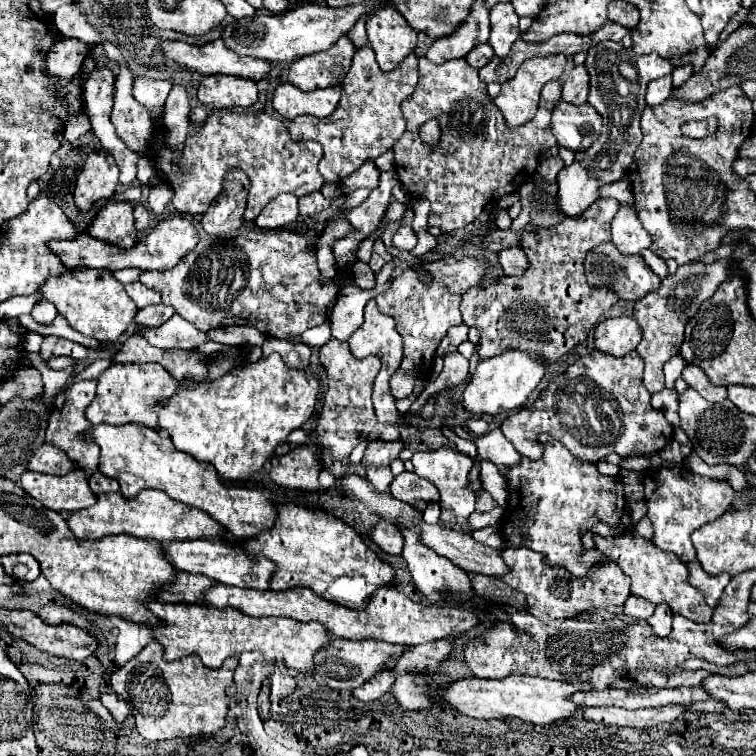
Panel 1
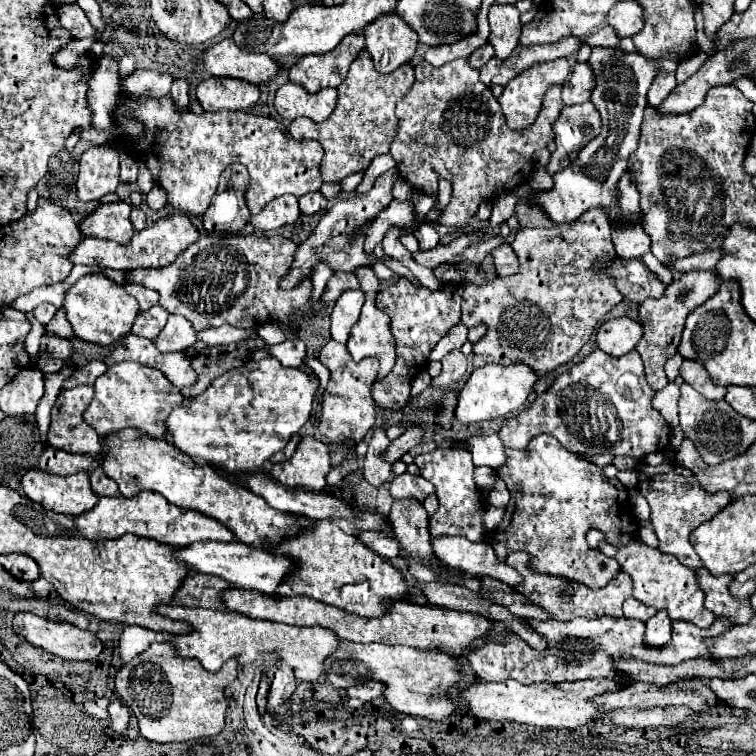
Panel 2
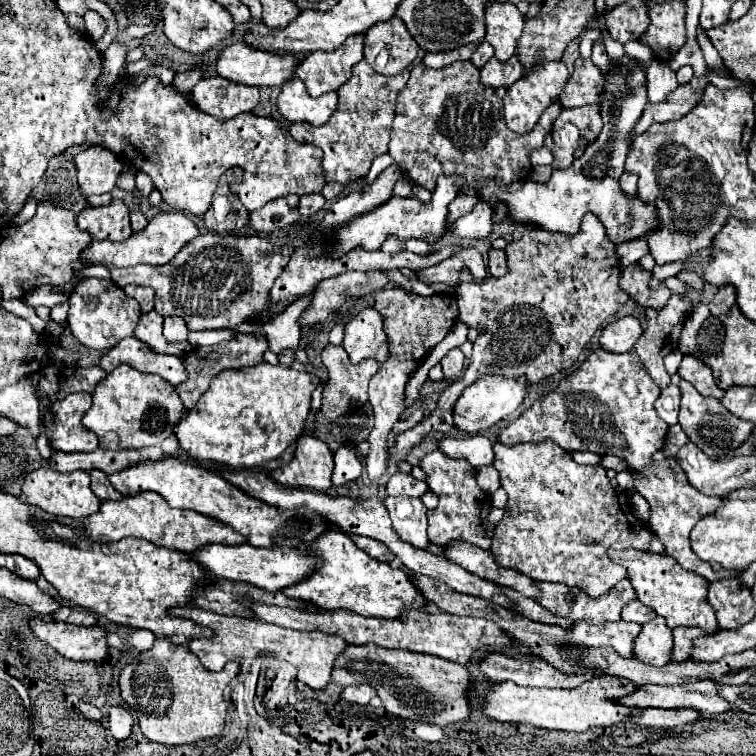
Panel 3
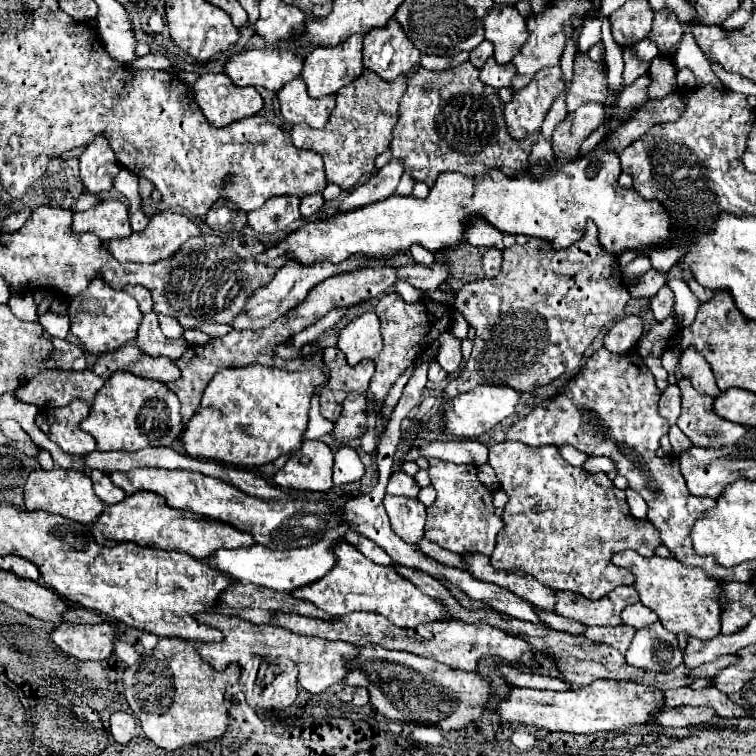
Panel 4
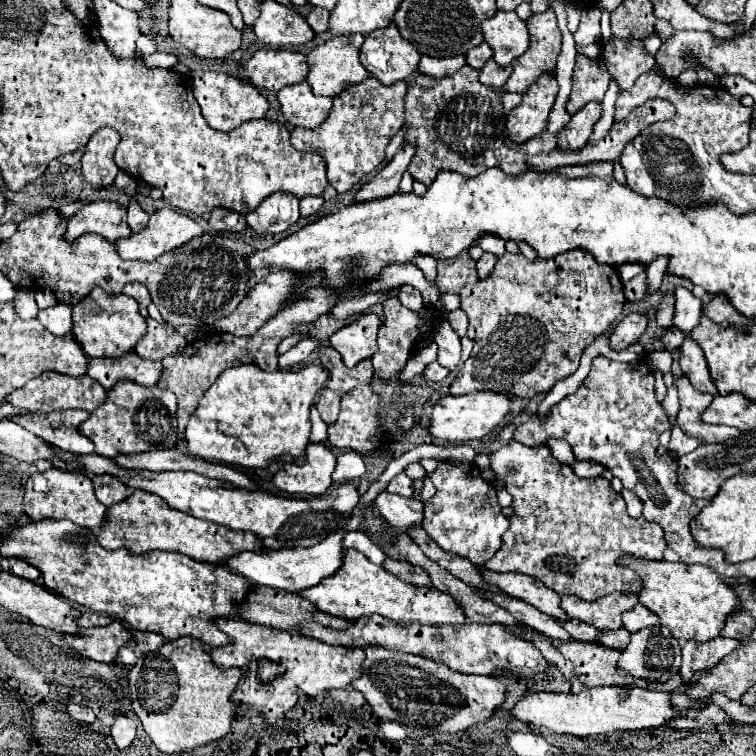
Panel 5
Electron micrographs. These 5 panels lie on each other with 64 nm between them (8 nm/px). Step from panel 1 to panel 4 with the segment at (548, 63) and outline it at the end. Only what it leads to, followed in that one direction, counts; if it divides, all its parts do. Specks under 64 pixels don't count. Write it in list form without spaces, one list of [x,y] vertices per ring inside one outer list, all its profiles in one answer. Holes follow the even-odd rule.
[[[560,66],[542,68],[528,86],[512,90],[512,100],[504,108],[508,132],[516,140],[522,140],[540,130],[546,112],[562,90],[564,78]]]

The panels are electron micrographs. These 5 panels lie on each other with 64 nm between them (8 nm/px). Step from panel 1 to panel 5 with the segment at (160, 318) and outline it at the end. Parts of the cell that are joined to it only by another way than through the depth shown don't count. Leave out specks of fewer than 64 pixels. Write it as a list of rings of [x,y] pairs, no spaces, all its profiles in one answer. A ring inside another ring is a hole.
[[[150,316],[146,318],[146,324],[148,324],[148,330],[134,348],[138,356],[148,358],[148,360],[162,360],[166,356],[172,356],[184,350],[186,338],[182,334],[168,336],[164,328]]]

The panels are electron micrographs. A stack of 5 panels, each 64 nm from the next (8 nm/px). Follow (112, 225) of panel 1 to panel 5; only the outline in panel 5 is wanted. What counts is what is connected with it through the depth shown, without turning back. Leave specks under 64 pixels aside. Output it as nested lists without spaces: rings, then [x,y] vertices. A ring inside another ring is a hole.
[[[112,200],[90,202],[82,206],[70,220],[66,228],[66,240],[74,240],[82,234],[98,234],[108,242],[118,238],[128,238],[132,234],[126,222],[126,206]]]

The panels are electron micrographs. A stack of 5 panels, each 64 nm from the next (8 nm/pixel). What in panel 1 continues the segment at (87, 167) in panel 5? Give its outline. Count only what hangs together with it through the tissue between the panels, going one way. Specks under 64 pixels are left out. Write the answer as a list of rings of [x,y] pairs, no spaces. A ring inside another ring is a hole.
[[[104,150],[86,158],[82,172],[78,174],[74,188],[74,204],[80,212],[88,212],[94,202],[108,198],[118,186],[118,166]]]

